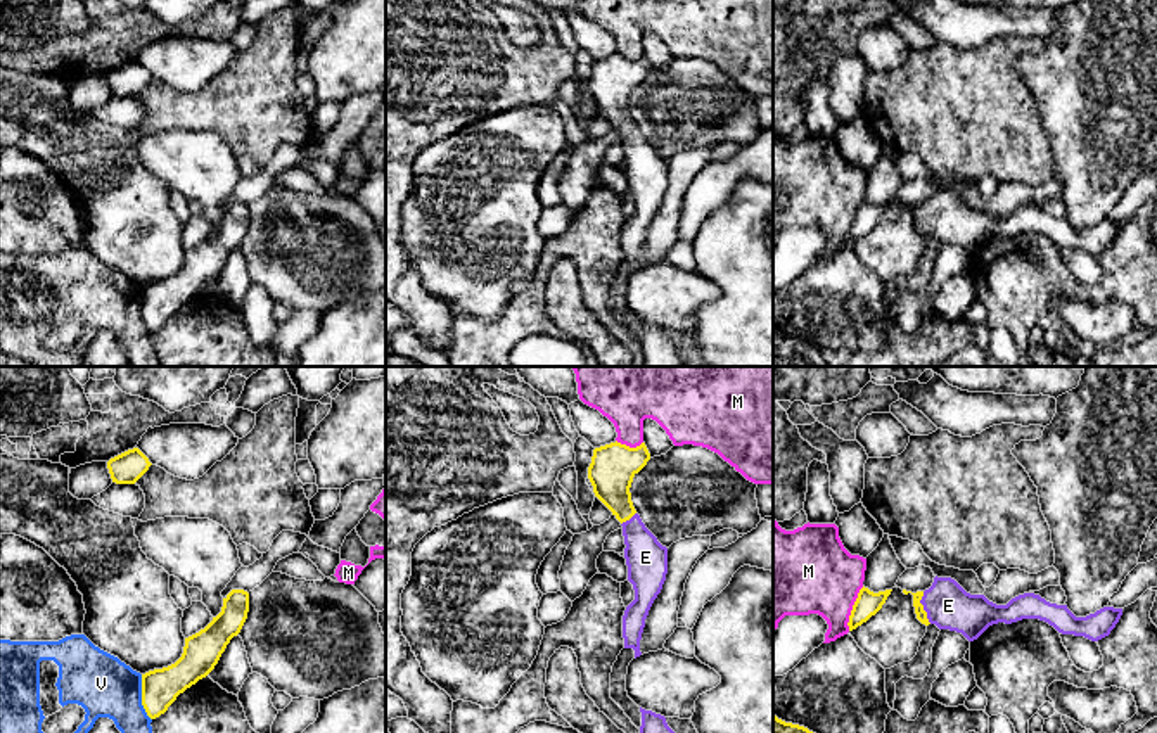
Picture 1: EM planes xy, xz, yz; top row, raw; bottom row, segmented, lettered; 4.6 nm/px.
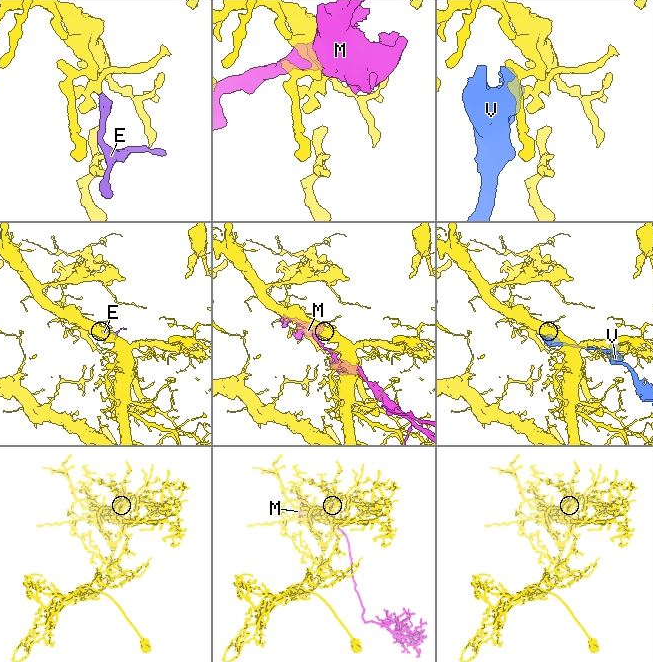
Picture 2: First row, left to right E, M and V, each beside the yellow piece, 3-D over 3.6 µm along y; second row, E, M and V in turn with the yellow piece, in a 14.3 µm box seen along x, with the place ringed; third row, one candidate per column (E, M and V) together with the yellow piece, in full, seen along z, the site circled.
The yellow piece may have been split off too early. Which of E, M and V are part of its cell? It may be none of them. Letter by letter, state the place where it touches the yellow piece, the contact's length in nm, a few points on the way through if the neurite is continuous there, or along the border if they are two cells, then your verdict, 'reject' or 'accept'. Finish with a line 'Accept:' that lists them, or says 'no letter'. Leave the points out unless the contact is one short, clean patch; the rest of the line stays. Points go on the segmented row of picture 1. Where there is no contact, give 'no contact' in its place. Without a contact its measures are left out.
E: contact yz (922, 607); length 160 nm; way yz (919, 609), (922, 607), (948, 605); accept
M: contact yz (853, 609); length 220 nm; reject
V: contact xy (142, 697); length 220 nm; reject
Accept: E

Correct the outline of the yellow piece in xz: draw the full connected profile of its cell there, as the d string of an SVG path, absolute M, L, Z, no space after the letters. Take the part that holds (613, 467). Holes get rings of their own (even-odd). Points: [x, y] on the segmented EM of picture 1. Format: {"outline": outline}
{"outline": "M610 443L593 449L588 479L595 496L612 512L623 526L628 581L635 600L623 615L624 648L642 655L640 640L649 610L662 590L668 574L668 548L645 527L631 501L633 477L647 465L650 453L642 443L630 448Z"}

